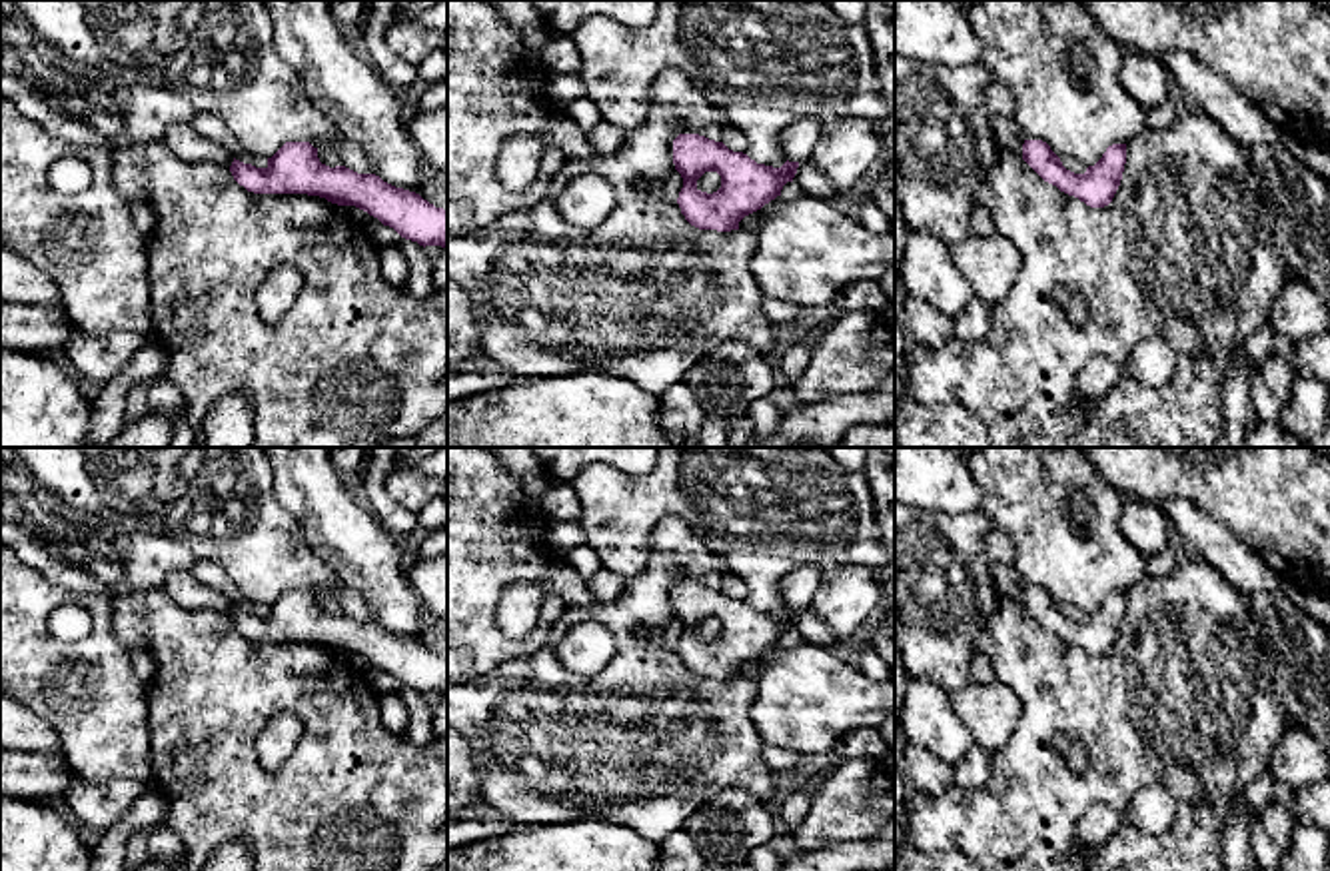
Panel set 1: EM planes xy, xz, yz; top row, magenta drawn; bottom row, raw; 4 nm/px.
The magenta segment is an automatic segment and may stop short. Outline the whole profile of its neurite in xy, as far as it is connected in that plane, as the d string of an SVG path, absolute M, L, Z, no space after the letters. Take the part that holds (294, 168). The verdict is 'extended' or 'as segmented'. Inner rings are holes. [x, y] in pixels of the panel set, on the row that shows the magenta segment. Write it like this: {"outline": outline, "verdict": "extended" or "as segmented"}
{"outline": "M286 142L266 168L234 158L234 180L254 194L308 194L337 206L355 206L419 246L447 248L447 210L419 194L395 188L375 174L320 162L310 142Z", "verdict": "as segmented"}

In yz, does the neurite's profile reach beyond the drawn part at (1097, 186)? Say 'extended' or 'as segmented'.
as segmented

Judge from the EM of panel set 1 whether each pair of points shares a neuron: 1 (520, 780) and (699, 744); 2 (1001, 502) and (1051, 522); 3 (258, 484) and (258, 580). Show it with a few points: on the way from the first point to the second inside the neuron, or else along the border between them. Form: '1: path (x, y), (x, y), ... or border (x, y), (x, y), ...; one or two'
1: path (564, 748), (656, 748); one
2: path (1013, 502), (1031, 502), (1039, 510); one
3: path (258, 508), (258, 556); one

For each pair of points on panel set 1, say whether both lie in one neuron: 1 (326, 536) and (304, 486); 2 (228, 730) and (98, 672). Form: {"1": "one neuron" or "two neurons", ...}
{"1": "one neuron", "2": "two neurons"}

